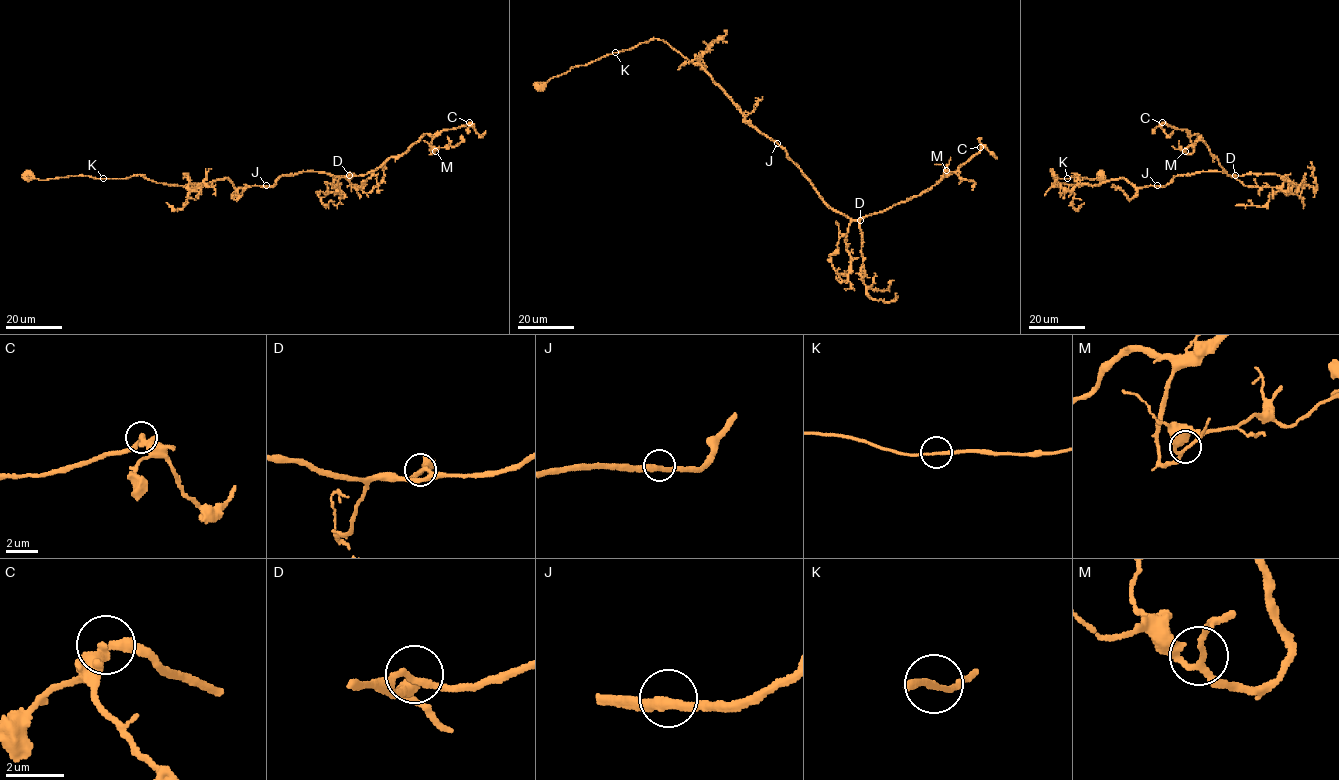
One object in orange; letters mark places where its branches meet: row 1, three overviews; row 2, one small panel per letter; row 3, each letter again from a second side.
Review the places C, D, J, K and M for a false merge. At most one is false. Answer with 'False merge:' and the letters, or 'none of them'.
False merge: none of them

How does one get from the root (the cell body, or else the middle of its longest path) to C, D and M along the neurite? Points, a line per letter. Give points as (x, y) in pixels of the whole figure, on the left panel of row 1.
C: (265, 186), (305, 171), (366, 175), (402, 155), (424, 134), (469, 122)
D: (265, 186), (272, 186), (281, 176), (305, 171), (349, 175)
M: (265, 186), (305, 171), (366, 175), (402, 155), (426, 134), (433, 136), (430, 152), (435, 151)

